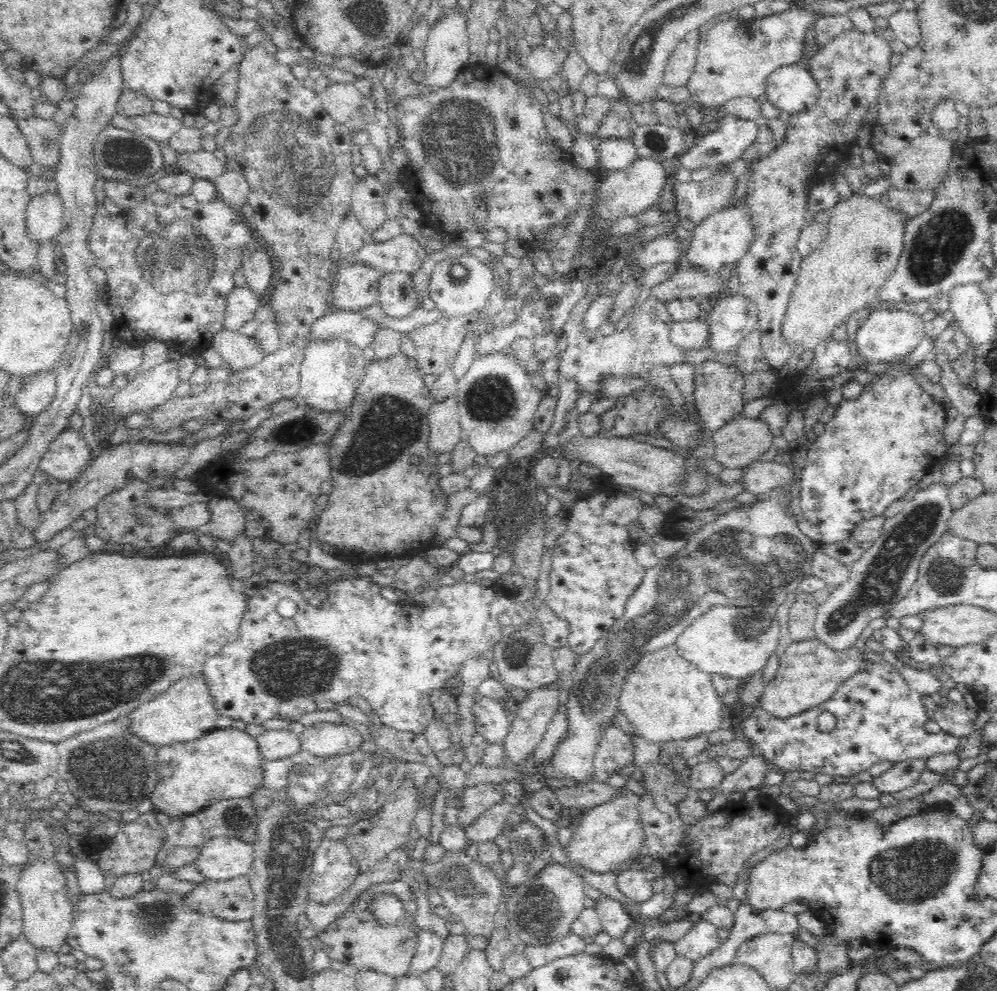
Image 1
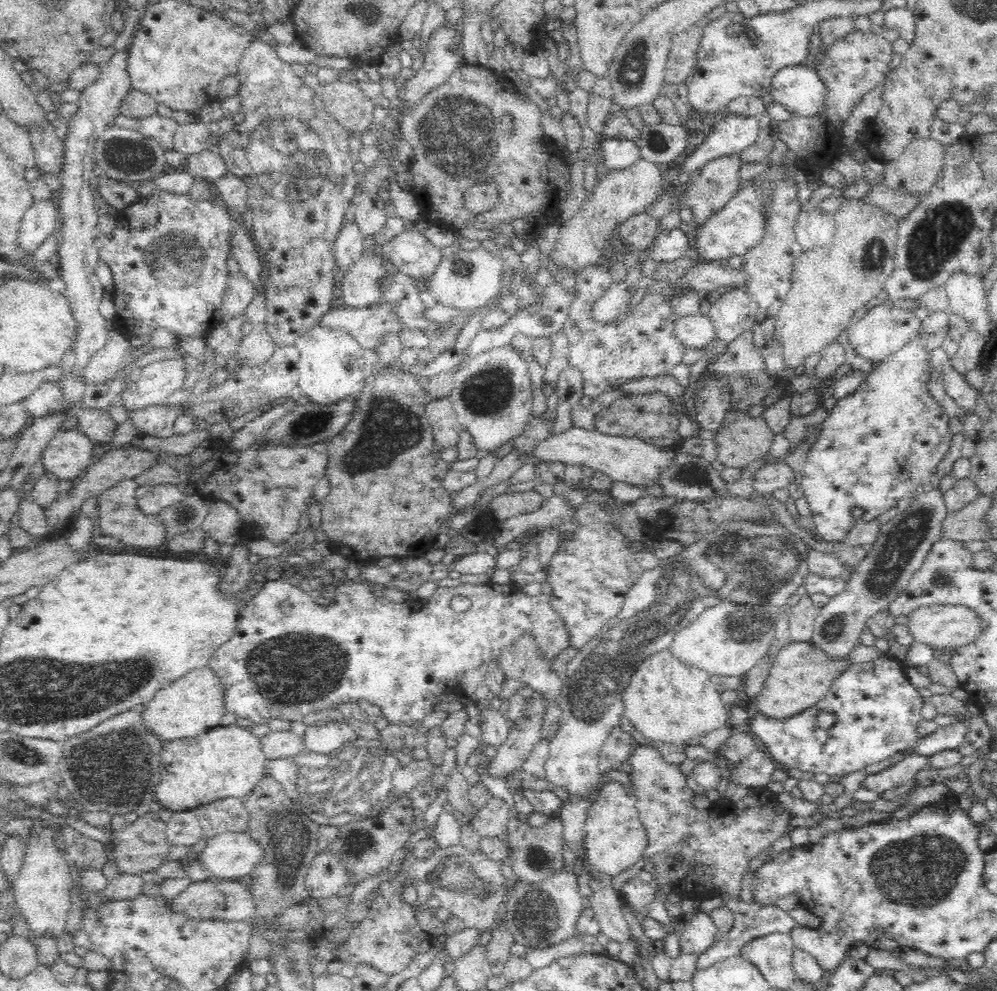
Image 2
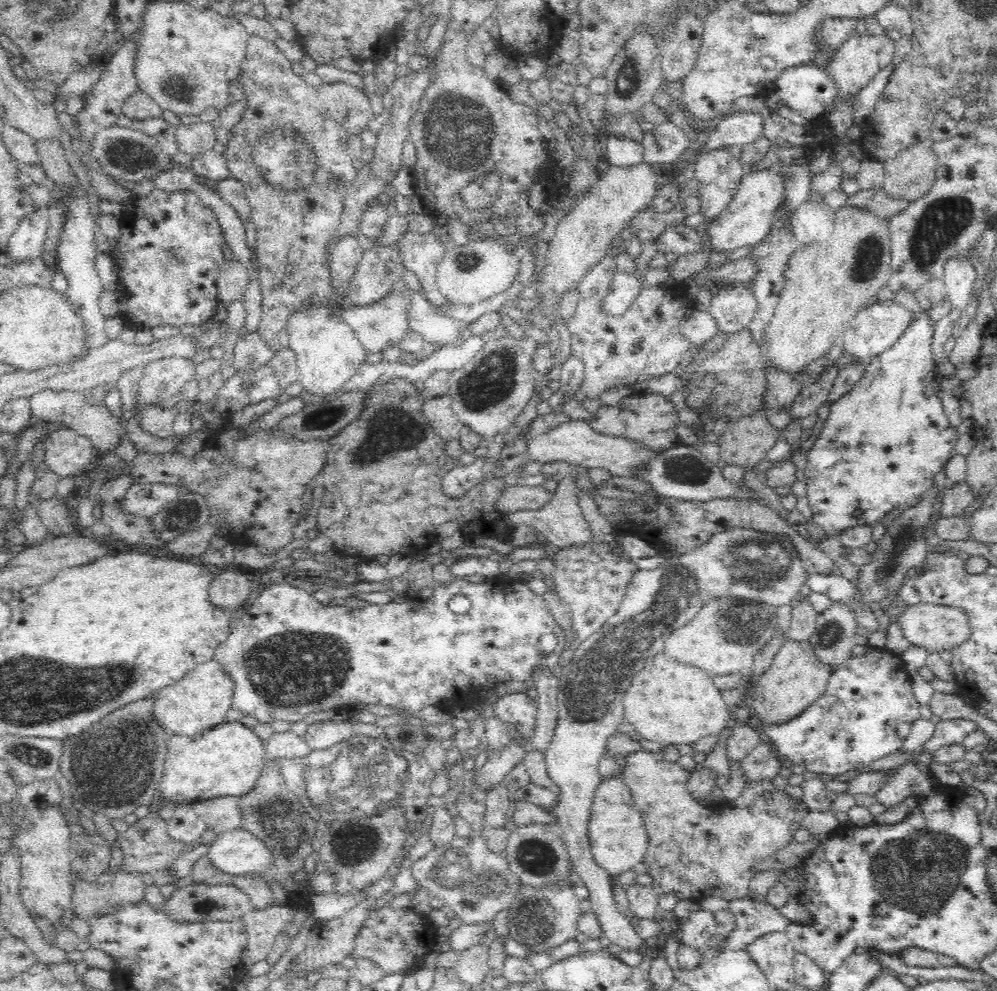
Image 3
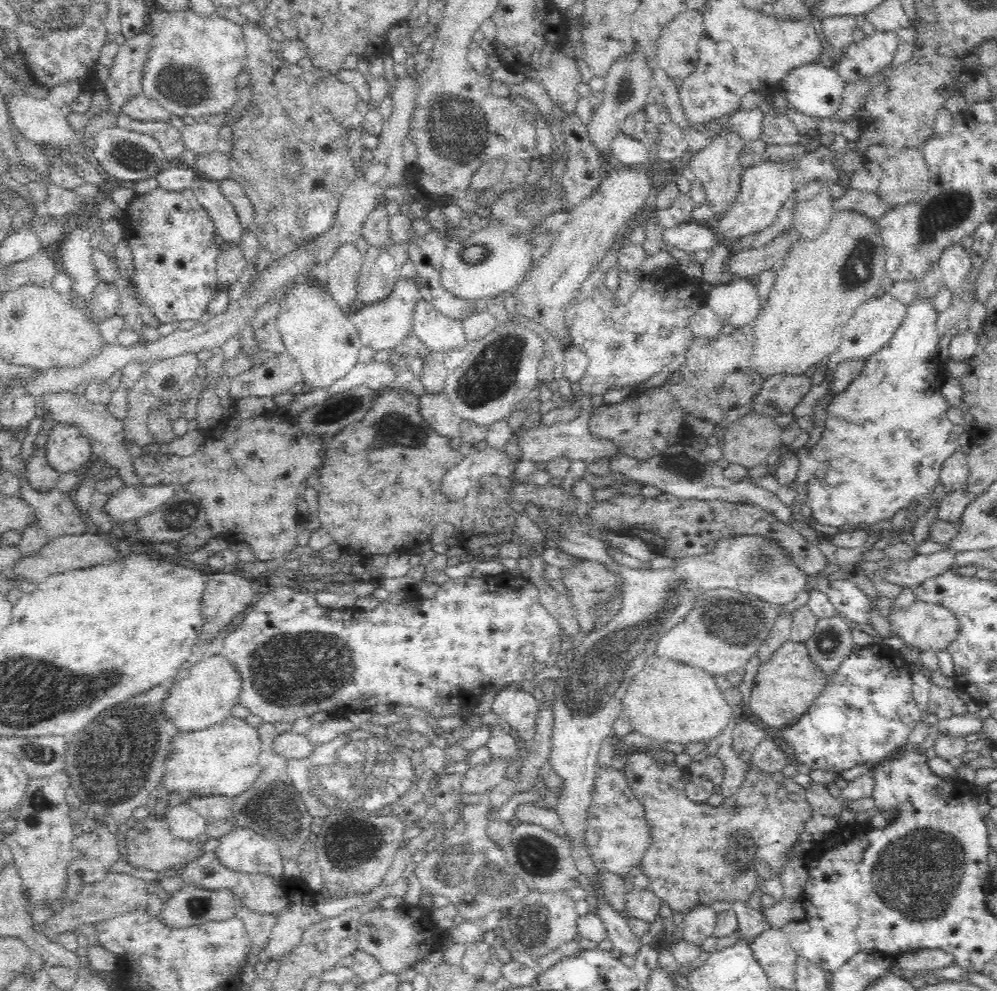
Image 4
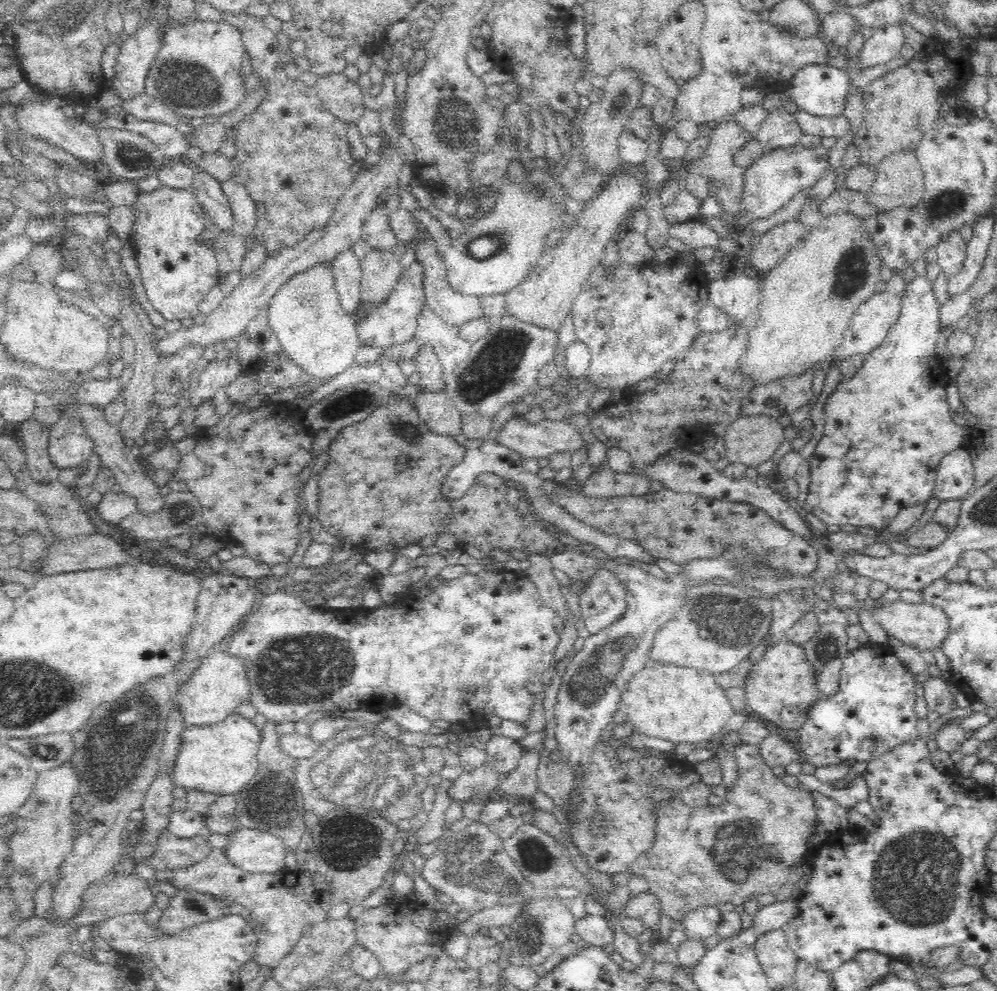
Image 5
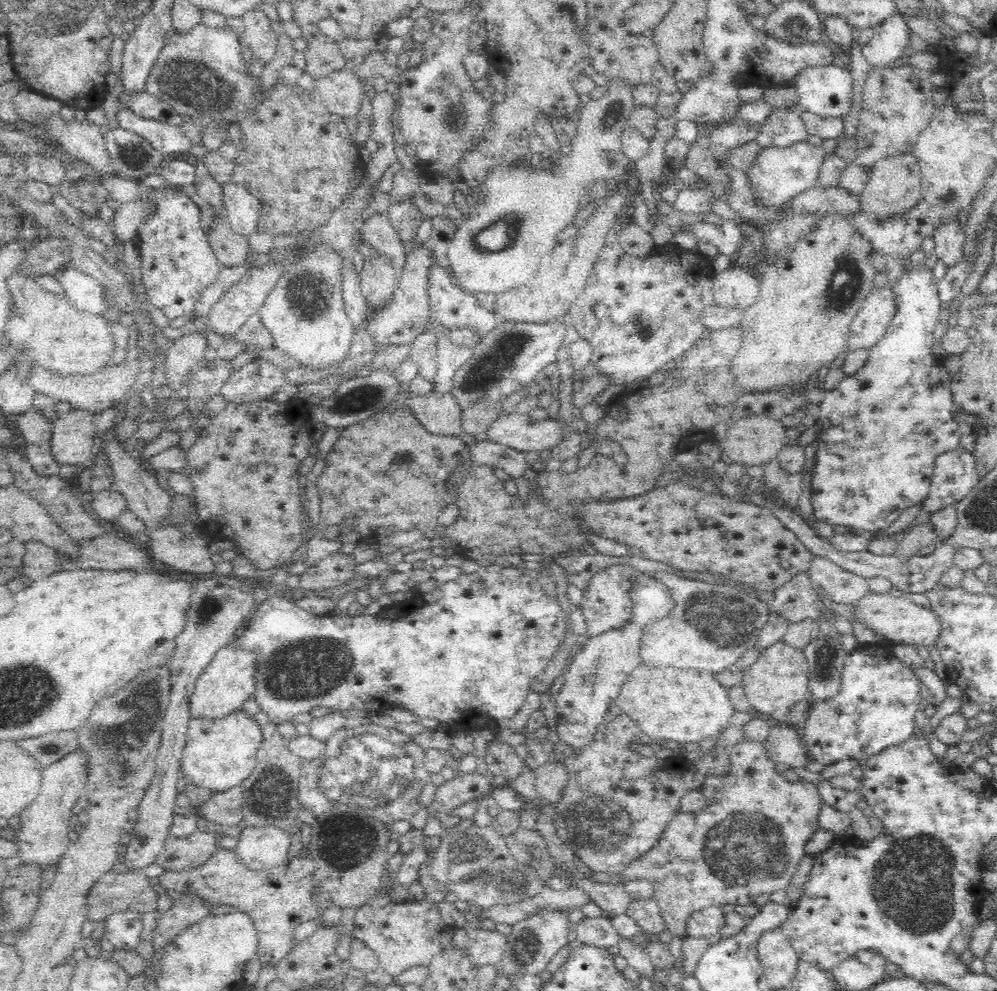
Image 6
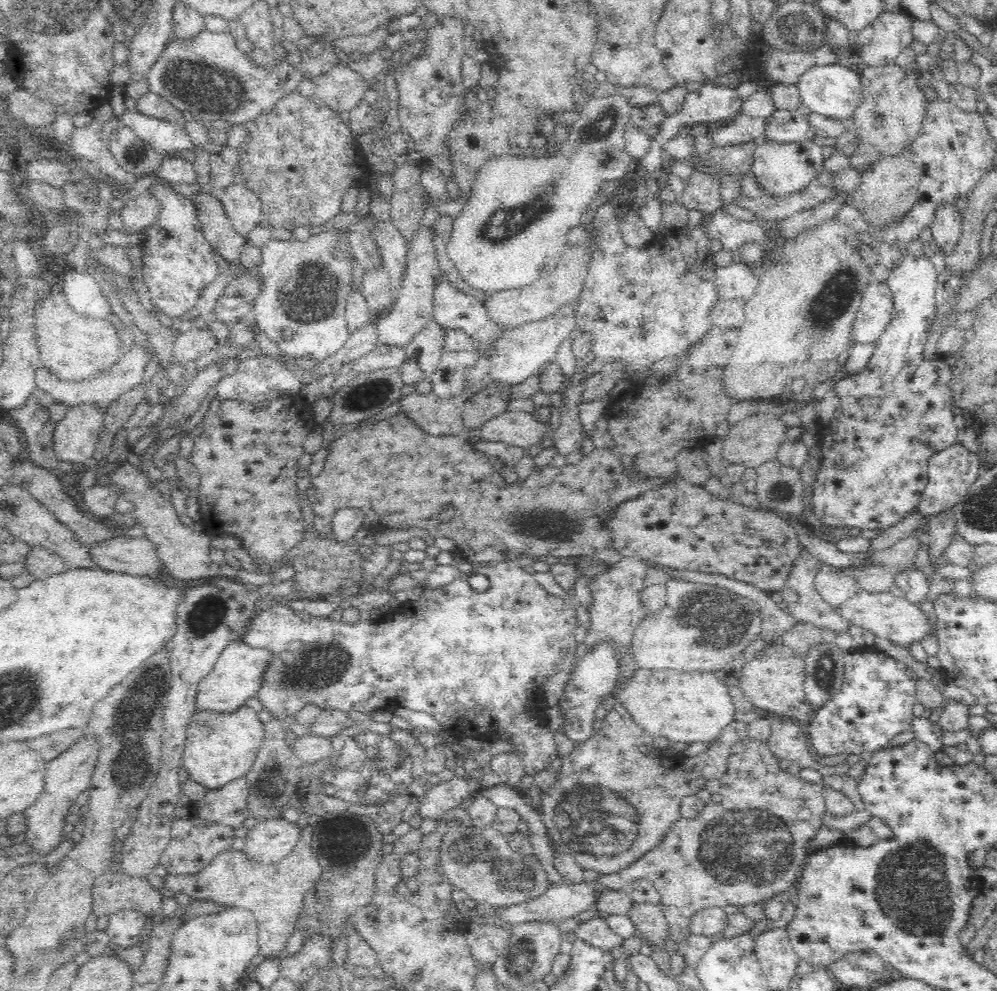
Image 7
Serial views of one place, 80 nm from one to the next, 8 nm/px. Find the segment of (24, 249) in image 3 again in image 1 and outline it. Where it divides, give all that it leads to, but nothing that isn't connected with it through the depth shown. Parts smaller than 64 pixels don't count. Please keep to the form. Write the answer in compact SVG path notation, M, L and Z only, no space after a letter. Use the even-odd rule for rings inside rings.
M51 192L36 196L28 204L24 218L24 235L30 243L56 239L62 230L61 198Z

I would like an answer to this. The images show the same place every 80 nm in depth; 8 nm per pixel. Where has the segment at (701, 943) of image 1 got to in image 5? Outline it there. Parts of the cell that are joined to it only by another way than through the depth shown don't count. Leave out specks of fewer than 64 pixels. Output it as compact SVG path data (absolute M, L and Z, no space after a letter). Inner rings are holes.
M700 907L688 914L682 922L682 927L688 939L706 940L708 936L716 935L721 918L722 913L717 907Z

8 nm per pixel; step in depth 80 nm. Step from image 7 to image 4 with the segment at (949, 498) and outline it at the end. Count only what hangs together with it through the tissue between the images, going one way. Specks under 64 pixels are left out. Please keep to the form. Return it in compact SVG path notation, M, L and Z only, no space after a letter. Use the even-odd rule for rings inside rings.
M954 451L942 464L939 472L939 481L942 483L942 488L946 495L962 491L967 492L969 485L971 468L966 463L966 454Z

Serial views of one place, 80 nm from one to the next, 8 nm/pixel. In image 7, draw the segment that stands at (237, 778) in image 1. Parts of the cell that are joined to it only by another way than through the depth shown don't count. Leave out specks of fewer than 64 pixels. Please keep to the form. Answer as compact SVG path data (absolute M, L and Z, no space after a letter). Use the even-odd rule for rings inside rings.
M242 705L232 712L218 710L196 710L186 726L185 748L181 762L188 770L190 778L210 789L216 789L248 774L264 740L264 727L256 710ZM202 720L208 726L208 734L202 736Z

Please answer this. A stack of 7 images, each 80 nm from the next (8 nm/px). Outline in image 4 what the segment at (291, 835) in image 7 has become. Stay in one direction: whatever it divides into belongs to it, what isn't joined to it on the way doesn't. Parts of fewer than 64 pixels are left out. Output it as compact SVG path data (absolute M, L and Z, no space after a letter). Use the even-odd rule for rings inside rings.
M238 827L218 839L217 855L226 866L273 878L283 876L285 858L280 845L273 838L250 828Z

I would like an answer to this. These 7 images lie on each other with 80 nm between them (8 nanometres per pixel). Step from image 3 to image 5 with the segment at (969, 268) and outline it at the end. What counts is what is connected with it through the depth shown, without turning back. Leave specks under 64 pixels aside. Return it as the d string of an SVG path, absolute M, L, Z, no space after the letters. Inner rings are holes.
M950 230L950 232L942 234L942 238L936 242L934 247L941 270L948 276L952 276L954 272L960 270L960 266L966 258L967 243L959 230Z

